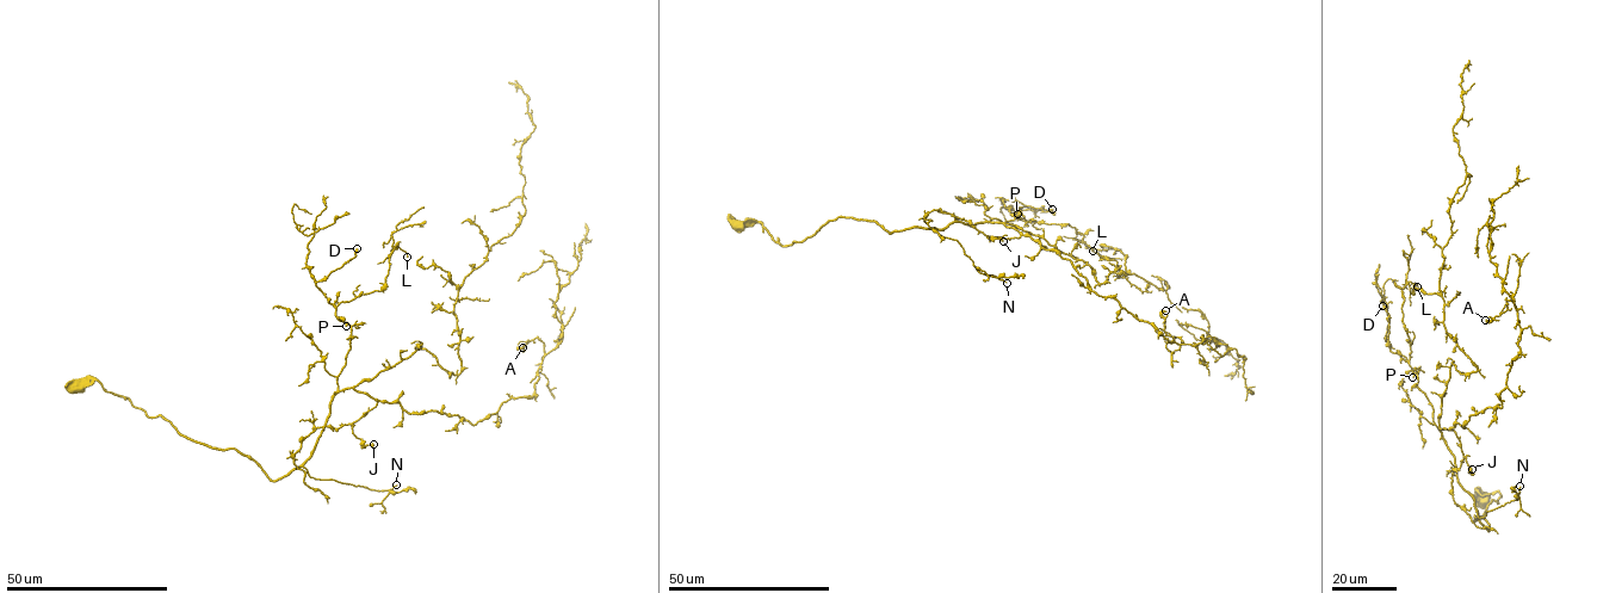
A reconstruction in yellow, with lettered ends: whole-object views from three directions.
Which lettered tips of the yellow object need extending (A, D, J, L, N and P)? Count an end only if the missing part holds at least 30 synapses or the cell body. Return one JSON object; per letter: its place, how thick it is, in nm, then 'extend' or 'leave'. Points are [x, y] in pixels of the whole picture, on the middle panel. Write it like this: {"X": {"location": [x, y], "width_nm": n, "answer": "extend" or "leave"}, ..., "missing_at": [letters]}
{"A": {"location": [1165, 310], "width_nm": 380, "answer": "leave"}, "D": {"location": [1052, 209], "width_nm": 500, "answer": "leave"}, "J": {"location": [1003, 241], "width_nm": 240, "answer": "leave"}, "L": {"location": [1093, 251], "width_nm": 90, "answer": "leave"}, "N": {"location": [1007, 283], "width_nm": 90, "answer": "leave"}, "P": {"location": [1017, 214], "width_nm": 160, "answer": "leave"}, "missing_at": []}

